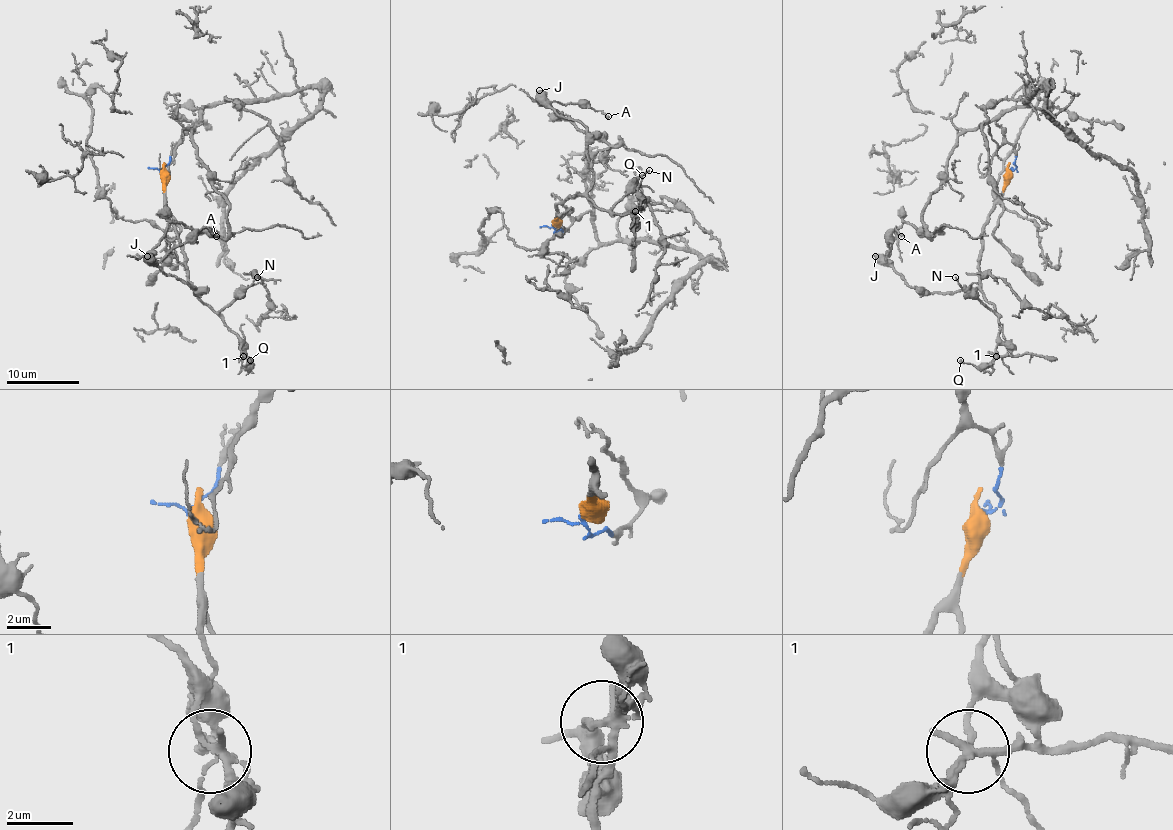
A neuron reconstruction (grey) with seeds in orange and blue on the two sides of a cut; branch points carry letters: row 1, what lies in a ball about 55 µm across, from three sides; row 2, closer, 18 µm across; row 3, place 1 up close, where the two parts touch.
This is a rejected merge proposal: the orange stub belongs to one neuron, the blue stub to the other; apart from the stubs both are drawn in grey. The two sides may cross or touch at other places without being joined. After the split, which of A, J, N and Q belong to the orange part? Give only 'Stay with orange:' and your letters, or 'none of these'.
Stay with orange: A, J, N, Q

